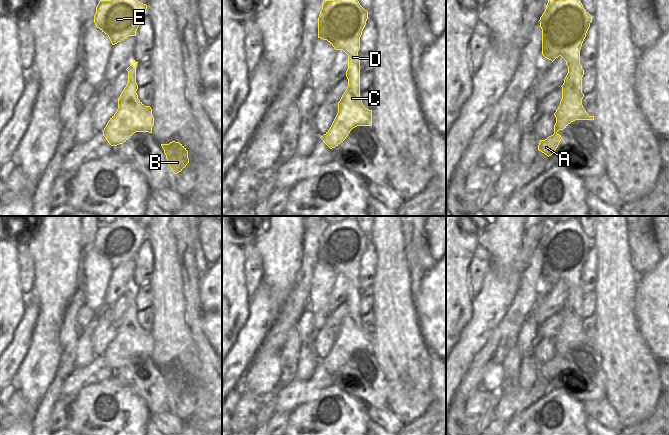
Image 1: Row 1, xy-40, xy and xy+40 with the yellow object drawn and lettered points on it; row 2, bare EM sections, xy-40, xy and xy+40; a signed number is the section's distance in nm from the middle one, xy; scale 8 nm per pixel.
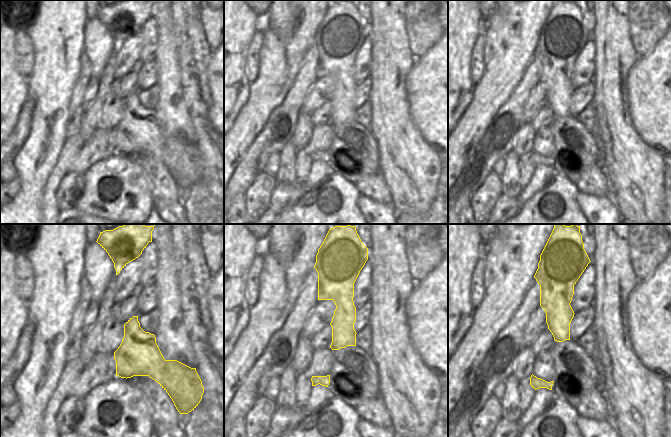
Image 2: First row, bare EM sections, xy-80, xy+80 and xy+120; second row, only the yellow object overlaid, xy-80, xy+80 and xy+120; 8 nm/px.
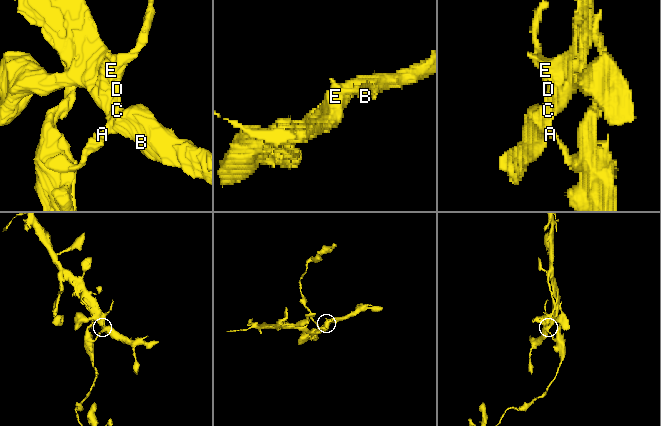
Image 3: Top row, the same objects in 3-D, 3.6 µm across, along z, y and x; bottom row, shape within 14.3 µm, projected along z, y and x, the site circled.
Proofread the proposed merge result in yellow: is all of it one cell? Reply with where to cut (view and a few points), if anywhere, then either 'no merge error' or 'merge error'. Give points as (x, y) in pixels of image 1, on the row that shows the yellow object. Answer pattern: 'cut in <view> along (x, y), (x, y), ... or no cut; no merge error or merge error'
cut in xy+40 along (556, 132), (552, 137), (547, 138); merge error

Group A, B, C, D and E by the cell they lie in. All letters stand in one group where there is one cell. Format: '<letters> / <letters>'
A / B C D E

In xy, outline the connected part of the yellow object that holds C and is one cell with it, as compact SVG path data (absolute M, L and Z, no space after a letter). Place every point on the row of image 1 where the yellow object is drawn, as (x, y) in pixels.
M324 0L318 17L318 38L327 40L335 50L343 50L348 55L346 77L348 87L338 102L338 113L330 129L320 138L327 140L330 148L343 142L350 131L357 126L372 126L372 110L364 107L360 97L360 37L368 19L368 11L358 0Z

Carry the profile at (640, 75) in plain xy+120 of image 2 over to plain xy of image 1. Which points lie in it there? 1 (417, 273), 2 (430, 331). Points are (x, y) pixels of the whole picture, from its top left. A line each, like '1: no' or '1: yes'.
1: no
2: yes

